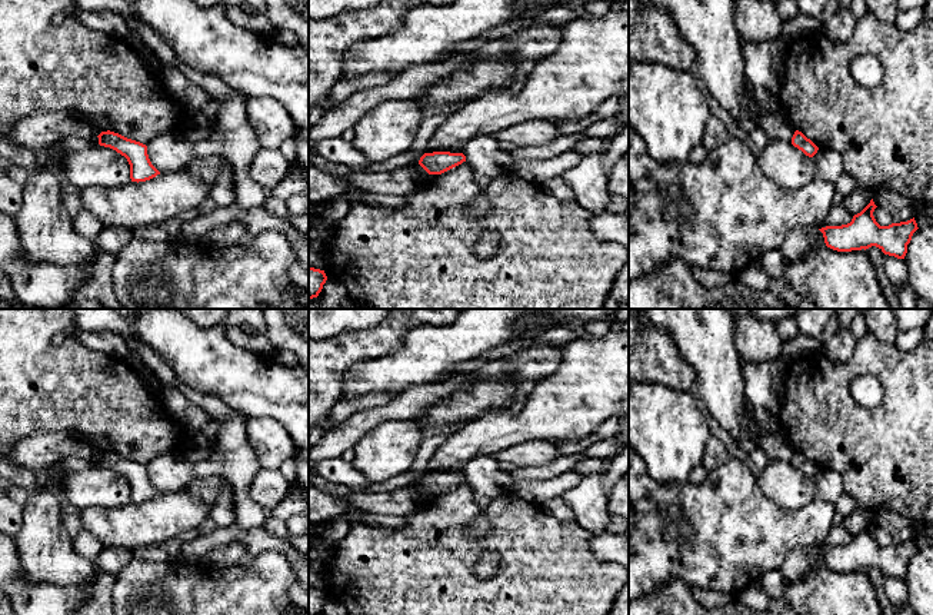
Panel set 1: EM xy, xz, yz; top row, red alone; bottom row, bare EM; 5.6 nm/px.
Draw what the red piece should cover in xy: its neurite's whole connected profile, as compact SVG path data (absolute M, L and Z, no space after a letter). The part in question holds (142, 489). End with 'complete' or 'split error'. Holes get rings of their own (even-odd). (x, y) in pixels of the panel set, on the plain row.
M110 451L101 452L97 458L100 466L110 468L127 479L131 502L146 502L160 495L149 479L146 465Z; complete

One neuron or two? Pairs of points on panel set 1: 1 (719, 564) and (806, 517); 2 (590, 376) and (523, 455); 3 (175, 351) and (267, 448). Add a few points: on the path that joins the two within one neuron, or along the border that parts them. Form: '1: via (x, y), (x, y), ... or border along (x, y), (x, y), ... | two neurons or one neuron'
1: via (740, 544), (752, 534), (785, 529) | one neuron
2: border along (556, 442), (530, 439), (505, 449) | two neurons
3: border along (249, 416), (272, 416), (282, 425) | two neurons

